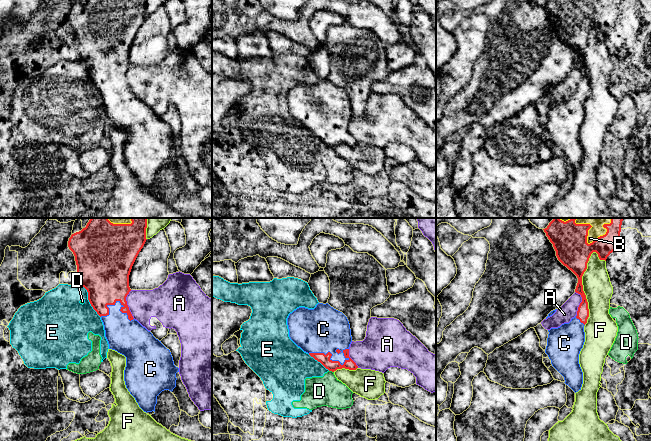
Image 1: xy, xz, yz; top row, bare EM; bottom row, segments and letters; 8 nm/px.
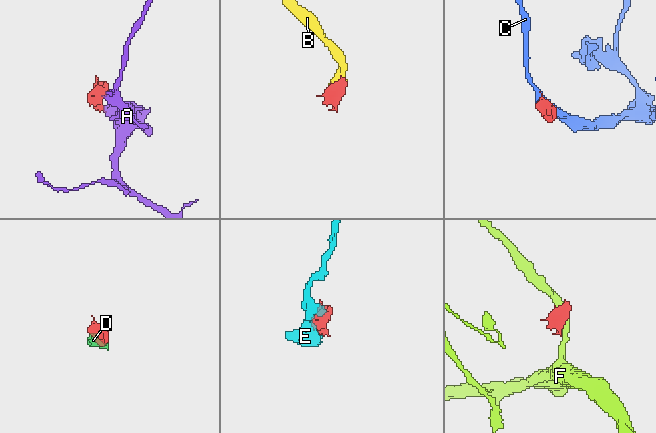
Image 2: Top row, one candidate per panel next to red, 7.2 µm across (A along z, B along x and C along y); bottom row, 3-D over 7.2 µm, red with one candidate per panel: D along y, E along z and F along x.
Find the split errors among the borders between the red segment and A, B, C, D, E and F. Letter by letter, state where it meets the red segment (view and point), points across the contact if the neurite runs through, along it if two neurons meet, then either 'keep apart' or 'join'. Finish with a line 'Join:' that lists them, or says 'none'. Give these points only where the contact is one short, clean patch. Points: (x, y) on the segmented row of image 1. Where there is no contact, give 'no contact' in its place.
A: xy (126, 304) | along xy (130, 290), (126, 297), (126, 304), (134, 318) | keep apart
B: yz (587, 243) | join
C: xz (331, 354) | join
D: xz (331, 370) | along xz (329, 370), (333, 372) | keep apart
E: xy (89, 301) | keep apart
F: yz (582, 287) | keep apart
Join: B, C

